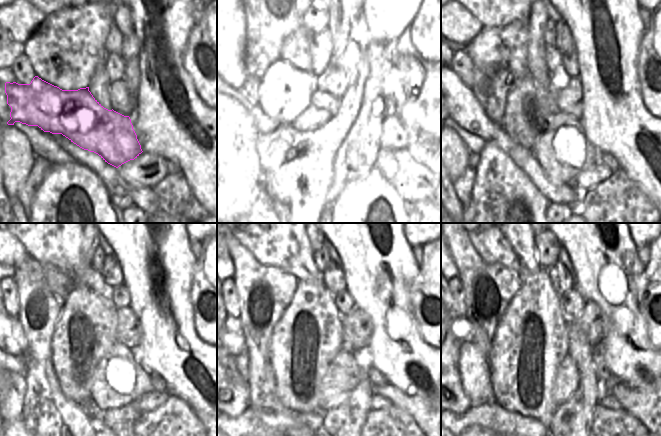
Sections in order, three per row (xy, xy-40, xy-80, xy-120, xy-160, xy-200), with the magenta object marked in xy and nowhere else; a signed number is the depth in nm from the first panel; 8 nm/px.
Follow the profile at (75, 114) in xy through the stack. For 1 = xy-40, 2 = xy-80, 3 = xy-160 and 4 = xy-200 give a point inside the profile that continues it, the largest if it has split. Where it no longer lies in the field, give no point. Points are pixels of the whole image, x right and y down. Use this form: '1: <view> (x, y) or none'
1: xy-40 (337, 143)
2: xy-80 (563, 151)
3: xy-160 (344, 373)
4: xy-200 (567, 377)

